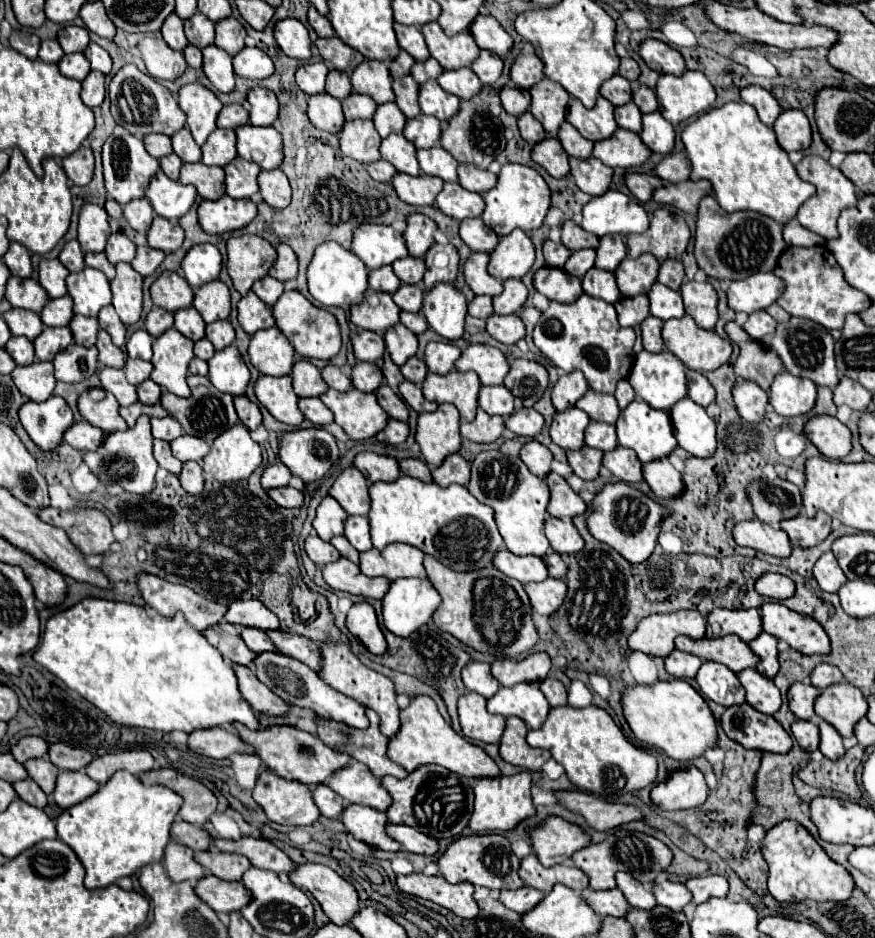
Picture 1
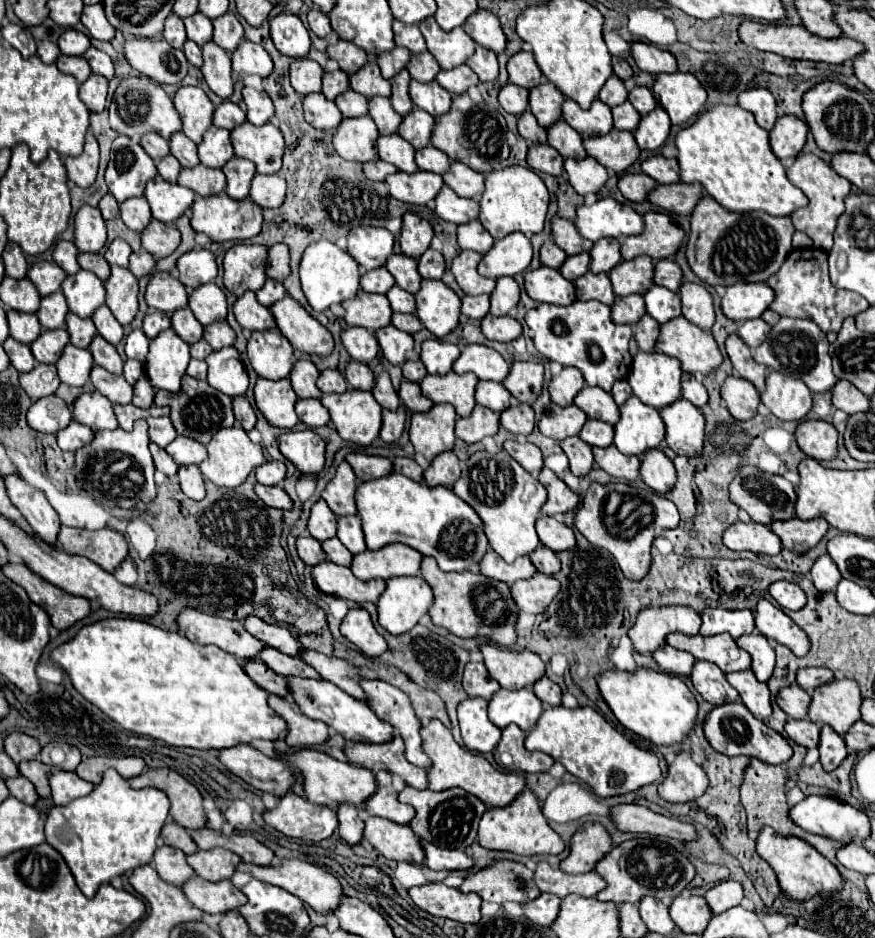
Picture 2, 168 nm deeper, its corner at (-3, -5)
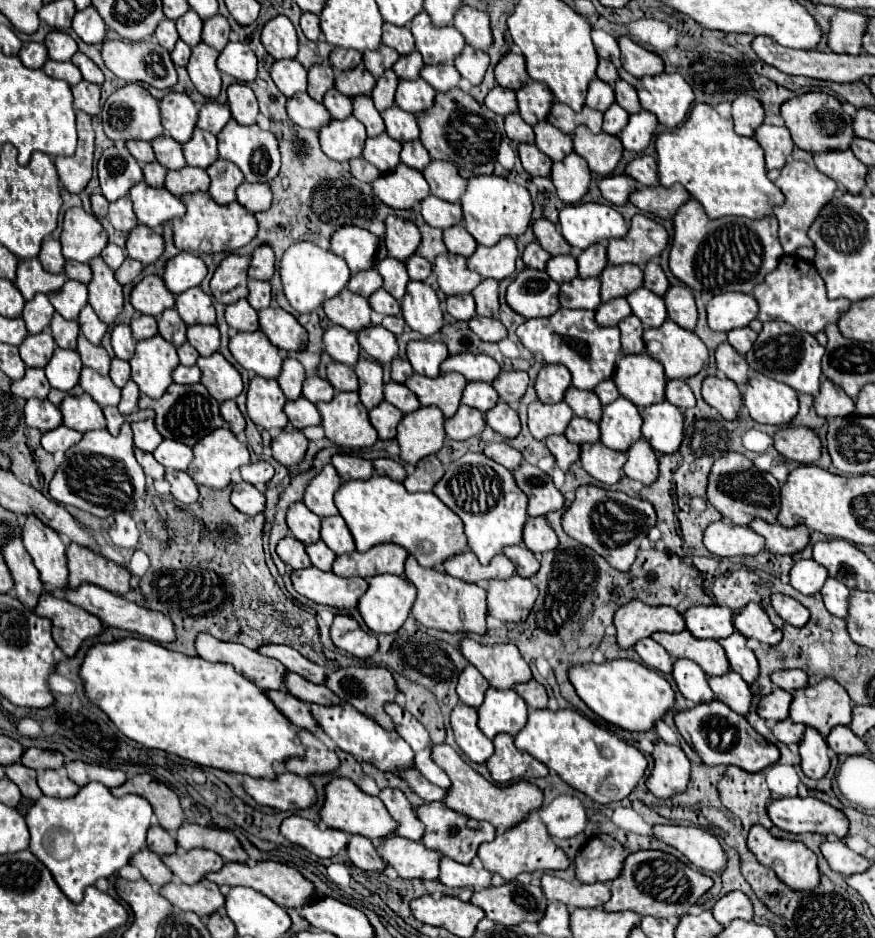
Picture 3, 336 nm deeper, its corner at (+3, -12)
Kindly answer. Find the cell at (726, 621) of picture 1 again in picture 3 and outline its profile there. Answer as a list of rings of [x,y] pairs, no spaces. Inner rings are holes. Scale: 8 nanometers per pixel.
[[[693,606],[685,614],[685,630],[695,638],[727,638],[735,632],[733,612],[723,606]]]

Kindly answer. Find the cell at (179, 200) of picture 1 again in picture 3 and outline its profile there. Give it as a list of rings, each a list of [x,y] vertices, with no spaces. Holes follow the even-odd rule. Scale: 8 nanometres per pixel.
[[[139,182],[137,186],[133,186],[129,198],[133,202],[137,220],[149,228],[185,214],[185,206],[177,196],[173,196],[167,188],[153,188],[147,182]]]

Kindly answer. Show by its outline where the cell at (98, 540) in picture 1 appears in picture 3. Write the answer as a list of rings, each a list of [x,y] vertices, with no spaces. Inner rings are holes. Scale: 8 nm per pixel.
[[[69,544],[67,562],[69,562],[69,588],[73,590],[79,584],[97,584],[119,596],[131,590],[129,570],[103,558],[101,554],[95,554],[89,548]]]

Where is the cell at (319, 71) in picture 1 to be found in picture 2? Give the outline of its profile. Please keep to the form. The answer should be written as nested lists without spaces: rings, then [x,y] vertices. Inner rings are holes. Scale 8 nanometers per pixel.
[[[303,57],[303,59],[293,59],[291,69],[289,69],[291,85],[299,95],[309,95],[319,91],[321,81],[323,81],[323,69],[319,63]]]

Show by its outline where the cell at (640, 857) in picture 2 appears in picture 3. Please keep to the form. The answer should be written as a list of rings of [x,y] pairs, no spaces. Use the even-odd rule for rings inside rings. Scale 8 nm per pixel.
[[[641,850],[629,854],[625,860],[625,868],[617,880],[611,882],[611,900],[603,906],[607,912],[623,912],[633,910],[641,916],[653,918],[681,918],[689,912],[691,906],[713,886],[711,876],[705,872],[693,870],[671,854],[659,850]]]

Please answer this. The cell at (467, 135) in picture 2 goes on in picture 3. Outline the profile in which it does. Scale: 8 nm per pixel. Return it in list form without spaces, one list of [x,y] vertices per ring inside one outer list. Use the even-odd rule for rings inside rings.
[[[461,88],[437,92],[433,110],[425,110],[425,114],[419,114],[417,124],[421,128],[421,142],[433,160],[453,162],[463,178],[493,174],[501,134],[495,122],[483,116],[483,106],[479,106],[479,102],[471,94],[463,92]]]

